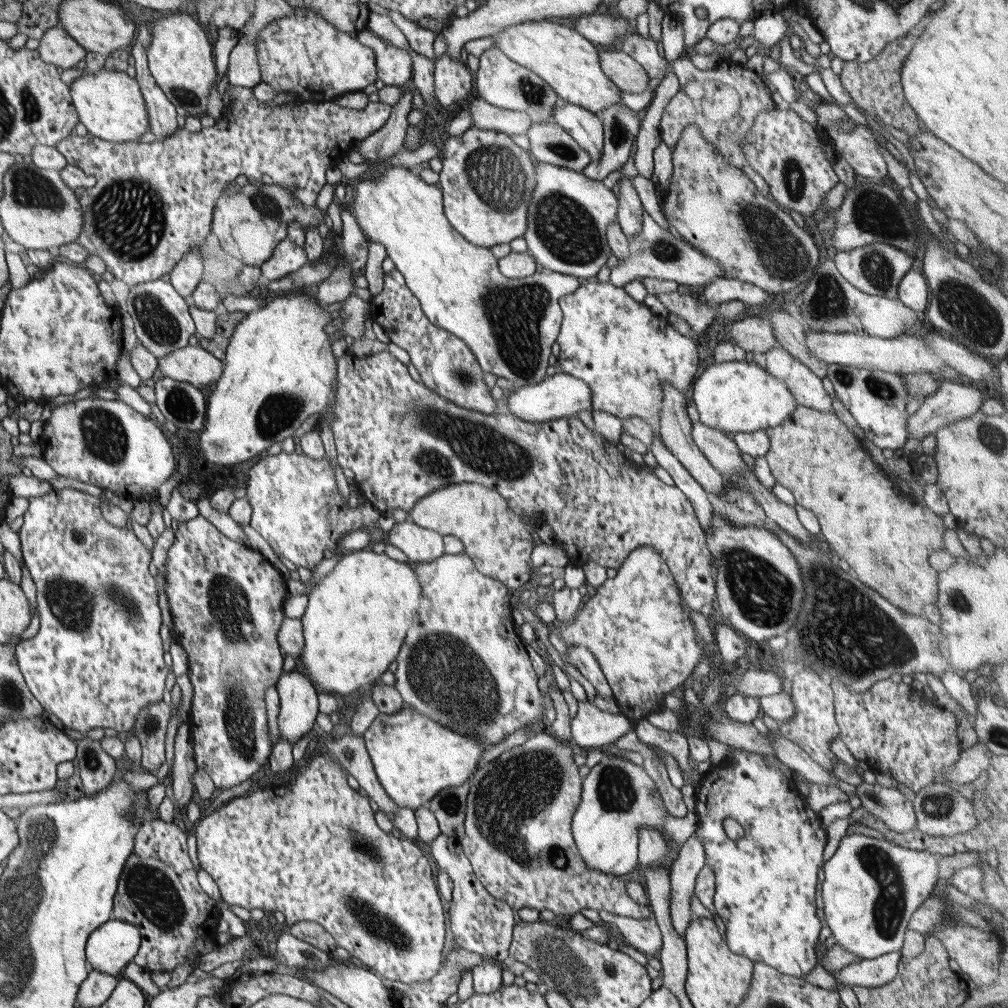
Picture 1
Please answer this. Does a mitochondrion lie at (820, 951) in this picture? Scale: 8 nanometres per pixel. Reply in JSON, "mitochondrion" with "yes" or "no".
{"mitochondrion":"no"}

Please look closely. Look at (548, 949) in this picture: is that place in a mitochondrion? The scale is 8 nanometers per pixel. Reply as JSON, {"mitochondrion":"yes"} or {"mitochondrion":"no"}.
{"mitochondrion":"yes"}

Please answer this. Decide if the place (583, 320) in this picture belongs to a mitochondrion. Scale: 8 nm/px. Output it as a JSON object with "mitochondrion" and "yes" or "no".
{"mitochondrion":"no"}

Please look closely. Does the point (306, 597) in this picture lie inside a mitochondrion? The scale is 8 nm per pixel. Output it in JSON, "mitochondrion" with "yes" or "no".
{"mitochondrion":"no"}

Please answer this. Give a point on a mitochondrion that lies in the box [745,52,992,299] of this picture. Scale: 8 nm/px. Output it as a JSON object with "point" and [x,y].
{"point":[874,213]}

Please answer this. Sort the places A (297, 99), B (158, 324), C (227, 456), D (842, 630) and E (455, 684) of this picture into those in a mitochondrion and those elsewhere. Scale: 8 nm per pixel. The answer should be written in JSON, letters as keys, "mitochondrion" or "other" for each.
{"A":"other","B":"mitochondrion","C":"other","D":"mitochondrion","E":"mitochondrion"}

